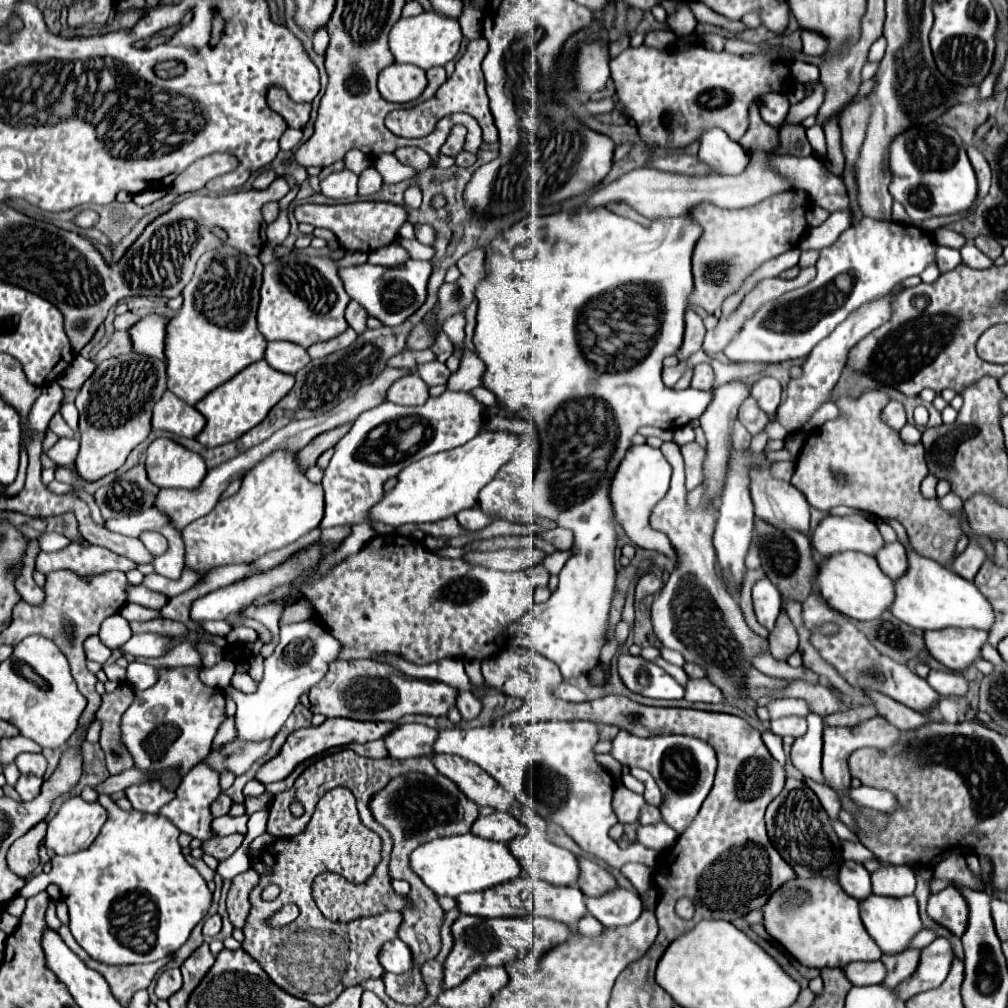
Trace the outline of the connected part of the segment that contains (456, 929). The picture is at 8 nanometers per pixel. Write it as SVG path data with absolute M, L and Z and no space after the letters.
M461 914L459 920L453 924L453 936L455 946L445 962L445 988L459 986L465 978L469 978L475 970L479 970L477 962L483 956L485 966L505 966L513 960L525 958L529 952L533 952L535 934L533 934L533 918L479 918Z

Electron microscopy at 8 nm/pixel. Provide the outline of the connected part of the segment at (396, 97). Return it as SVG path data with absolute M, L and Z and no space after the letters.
M391 64L379 74L379 92L389 102L409 102L421 96L427 86L425 70L413 64Z

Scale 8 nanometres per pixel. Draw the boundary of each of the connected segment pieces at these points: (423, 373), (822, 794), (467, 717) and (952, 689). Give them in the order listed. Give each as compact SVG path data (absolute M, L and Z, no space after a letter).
M427 362L419 366L419 376L429 384L429 386L437 386L437 384L447 384L451 372L445 364L441 362Z
M805 778L805 782L815 790L815 794L817 794L817 798L821 800L821 804L823 804L823 808L825 808L825 812L829 814L829 818L831 820L839 820L839 812L841 812L841 804L839 804L839 798L837 798L837 794L829 788L829 786L823 786L823 784L819 784L819 782L811 782L809 778Z
M461 692L459 700L457 700L457 708L459 708L463 720L469 722L479 715L482 705L470 705L470 693Z
M931 670L927 676L927 682L931 684L931 688L935 692L939 692L941 696L963 696L967 692L967 682L963 676L959 674L951 674L951 672L937 672Z

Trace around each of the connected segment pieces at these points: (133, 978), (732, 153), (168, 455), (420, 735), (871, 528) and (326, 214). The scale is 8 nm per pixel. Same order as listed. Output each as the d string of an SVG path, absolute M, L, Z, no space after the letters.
M83 958L83 962L93 968L93 970L99 970L109 986L111 986L111 992L115 994L115 998L119 998L119 1002L123 1006L127 1006L127 1000L133 996L133 992L141 990L141 988L147 988L155 976L155 972L159 968L163 968L169 958L163 958L163 960L157 960L157 962L151 962L151 964L133 964L133 966L127 966L127 964L121 964L121 966L109 966L109 964L103 964L103 962L87 962L87 958Z
M707 128L699 144L699 158L707 160L707 164L715 164L719 174L739 174L749 164L749 154L721 128Z
M157 438L147 448L145 466L149 480L159 488L193 490L207 476L205 460L169 438Z
M397 724L385 738L385 748L391 758L405 760L415 756L429 756L433 752L433 742L437 730L425 724Z
M827 516L813 530L811 542L823 558L847 550L875 556L885 544L881 532L877 530L877 524L865 516Z
M353 202L353 204L333 204L333 206L301 204L295 208L295 218L297 222L307 222L331 230L337 236L341 248L345 250L373 252L381 246L389 246L391 242L395 242L401 224L407 220L407 212L403 206L391 202Z

